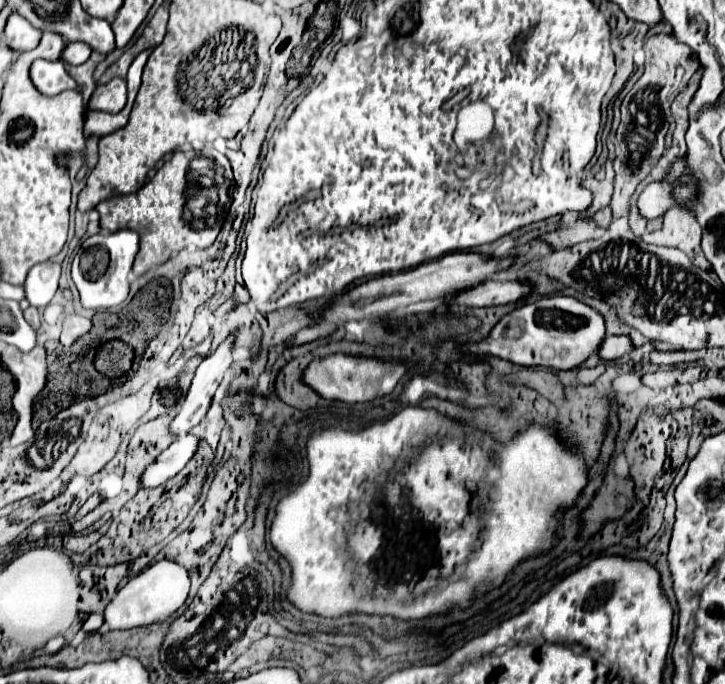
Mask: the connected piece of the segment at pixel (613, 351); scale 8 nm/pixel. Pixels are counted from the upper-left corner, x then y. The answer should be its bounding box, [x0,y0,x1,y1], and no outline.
[598,336,630,360]

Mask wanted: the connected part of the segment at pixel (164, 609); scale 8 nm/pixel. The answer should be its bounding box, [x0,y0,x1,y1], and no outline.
[102,560,190,630]

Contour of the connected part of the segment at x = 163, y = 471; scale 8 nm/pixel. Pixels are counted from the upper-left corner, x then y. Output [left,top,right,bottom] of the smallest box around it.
[140,434,198,490]

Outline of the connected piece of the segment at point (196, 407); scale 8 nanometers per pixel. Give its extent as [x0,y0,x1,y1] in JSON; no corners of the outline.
[170,338,232,436]

